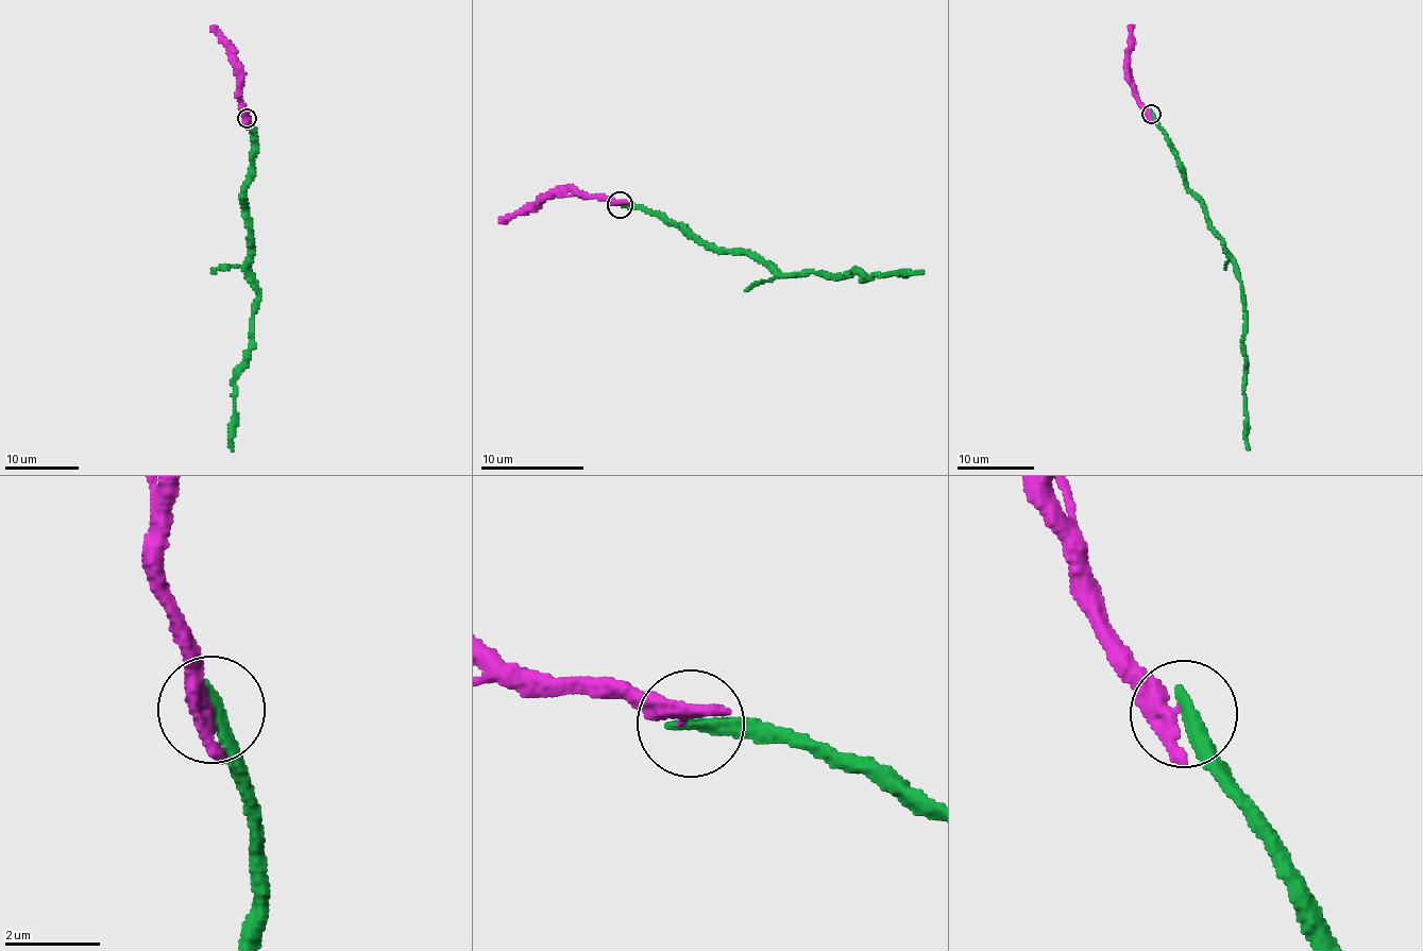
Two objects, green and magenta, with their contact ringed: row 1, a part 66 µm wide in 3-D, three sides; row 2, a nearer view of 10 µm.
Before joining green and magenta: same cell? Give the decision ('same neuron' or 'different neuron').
same neuron

